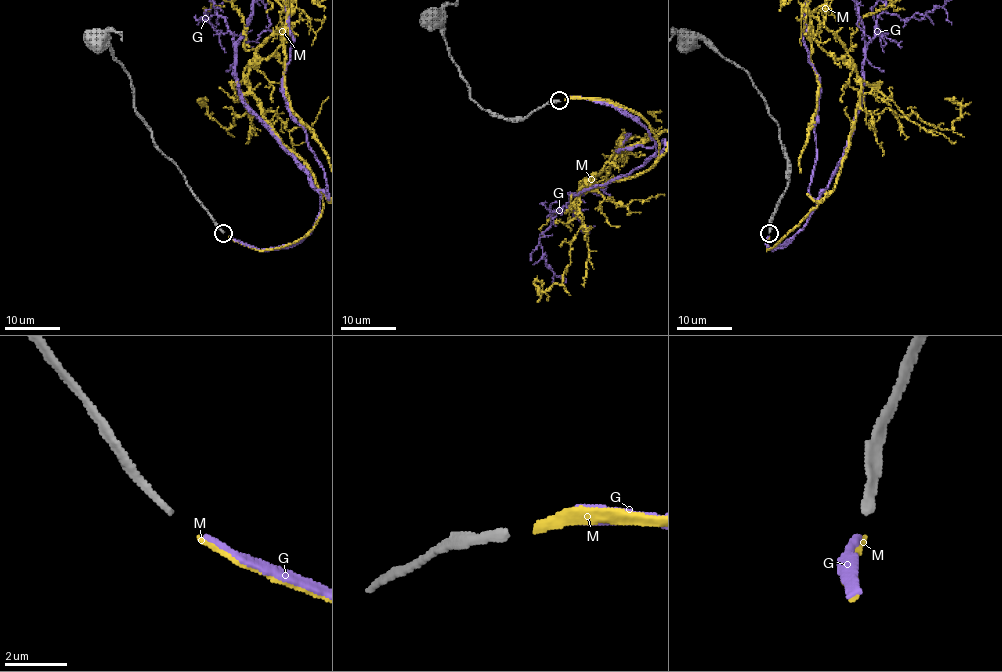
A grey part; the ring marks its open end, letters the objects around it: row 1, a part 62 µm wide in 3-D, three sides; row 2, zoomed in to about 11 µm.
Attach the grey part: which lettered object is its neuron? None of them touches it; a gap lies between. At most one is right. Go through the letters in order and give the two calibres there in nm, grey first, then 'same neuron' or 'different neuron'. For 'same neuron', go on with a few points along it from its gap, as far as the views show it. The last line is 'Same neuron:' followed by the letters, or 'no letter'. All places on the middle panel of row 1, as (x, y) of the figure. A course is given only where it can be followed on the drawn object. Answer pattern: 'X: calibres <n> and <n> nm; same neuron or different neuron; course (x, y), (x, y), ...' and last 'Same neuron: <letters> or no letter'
G: calibres 240 and 240 nm; same neuron
M: calibres 240 and 240 nm; different neuron
Same neuron: G

